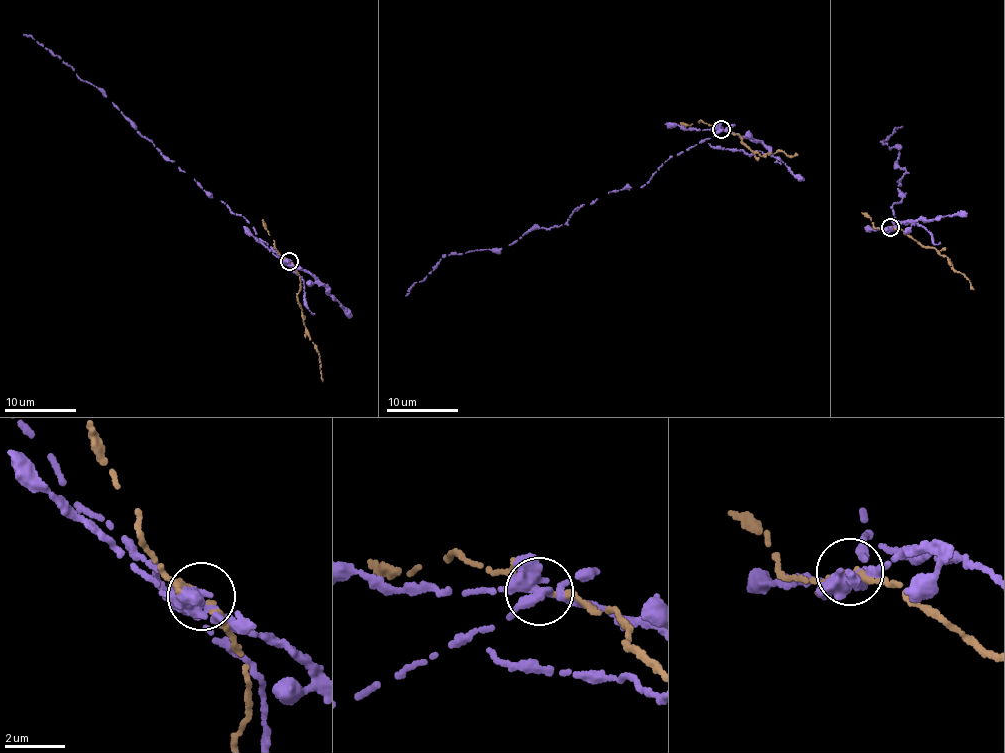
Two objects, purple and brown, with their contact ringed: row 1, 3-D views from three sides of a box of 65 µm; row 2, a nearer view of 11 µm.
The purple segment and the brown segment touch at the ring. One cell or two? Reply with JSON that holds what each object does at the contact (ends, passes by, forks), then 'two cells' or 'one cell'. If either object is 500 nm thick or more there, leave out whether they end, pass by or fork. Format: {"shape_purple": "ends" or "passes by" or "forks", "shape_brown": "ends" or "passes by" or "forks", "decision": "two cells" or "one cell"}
{"shape_purple": "forks", "shape_brown": "passes by", "decision": "two cells"}

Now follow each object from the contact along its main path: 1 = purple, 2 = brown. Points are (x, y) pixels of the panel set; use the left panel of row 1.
1: (289, 262), (261, 240), (248, 220), (210, 196), (141, 137), (96, 86), (82, 81), (58, 56), (23, 34)
2: (289, 260), (300, 280), (296, 297), (319, 358), (322, 381)

